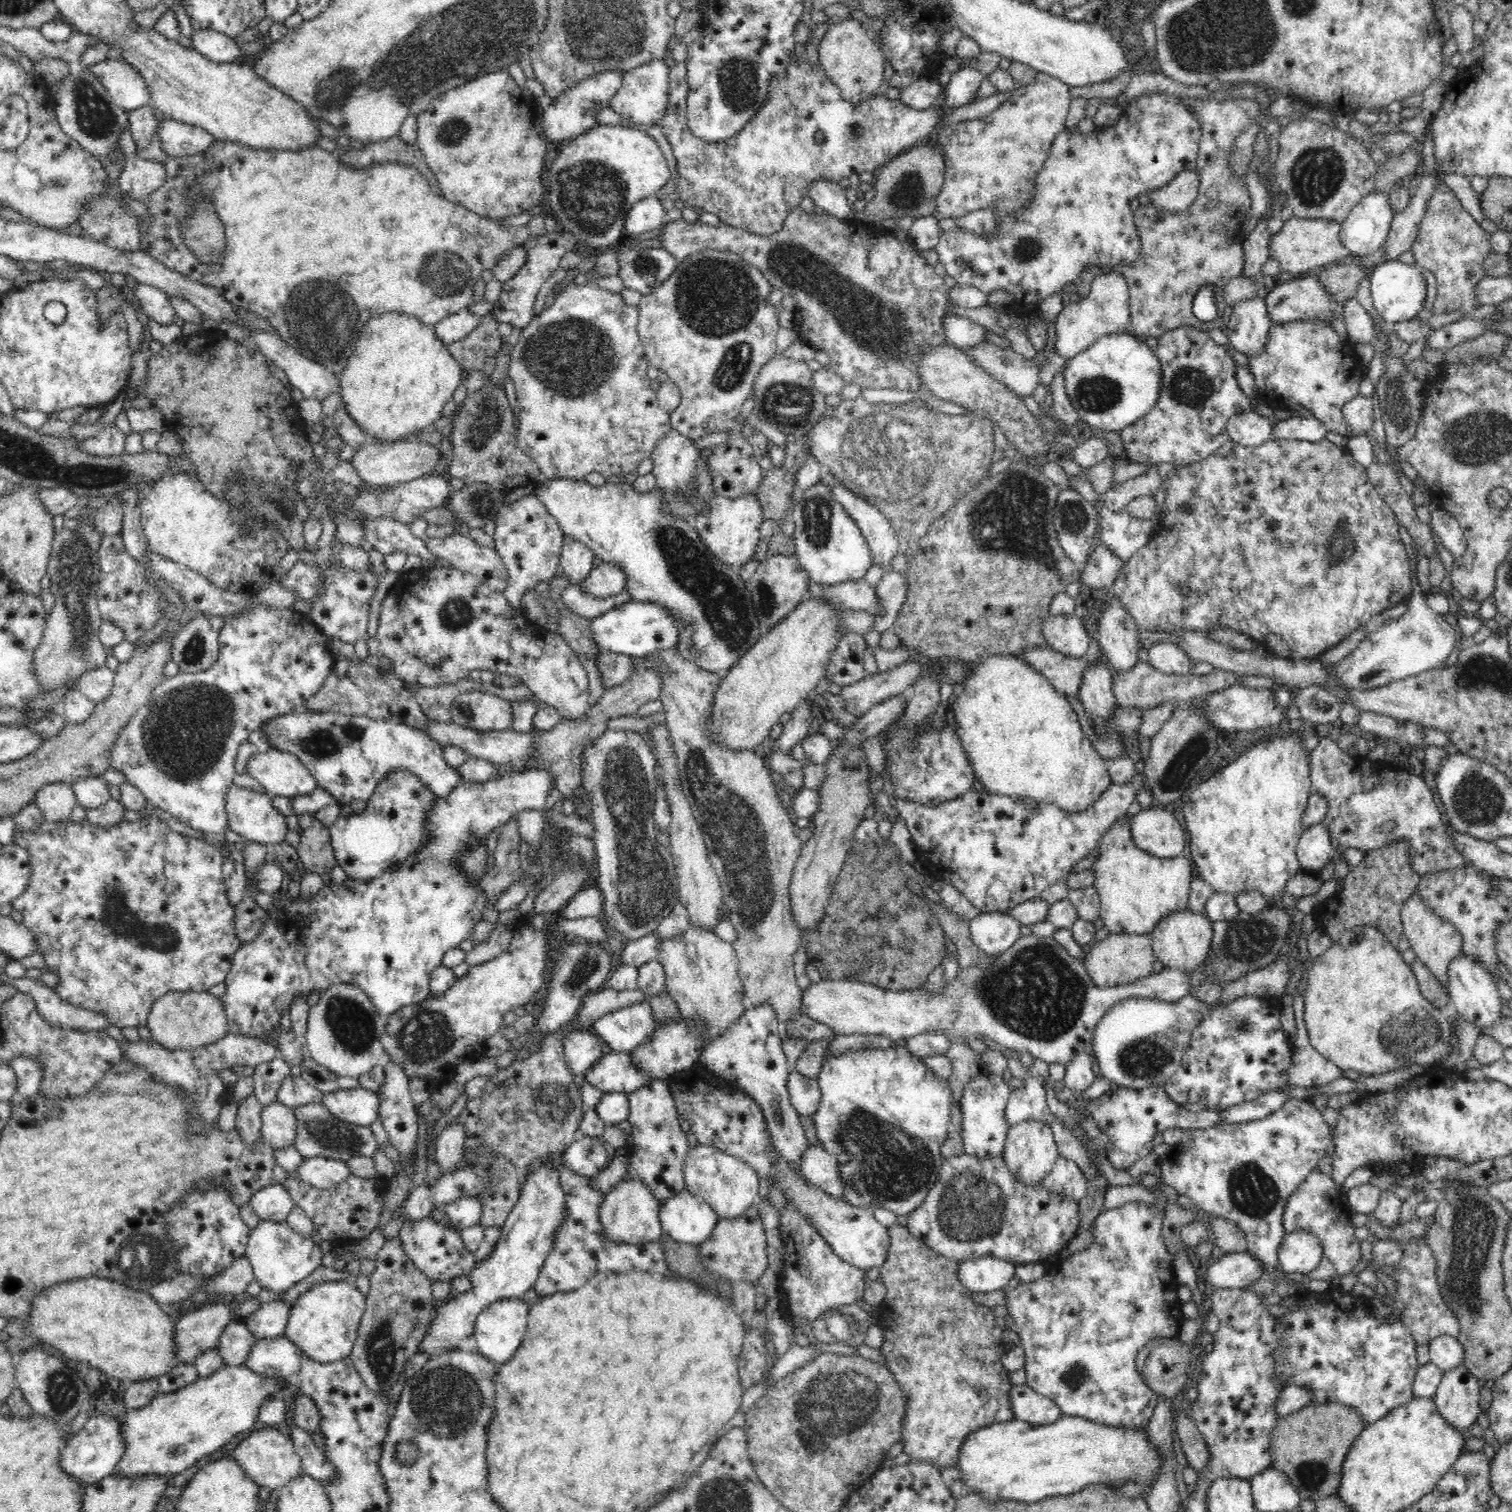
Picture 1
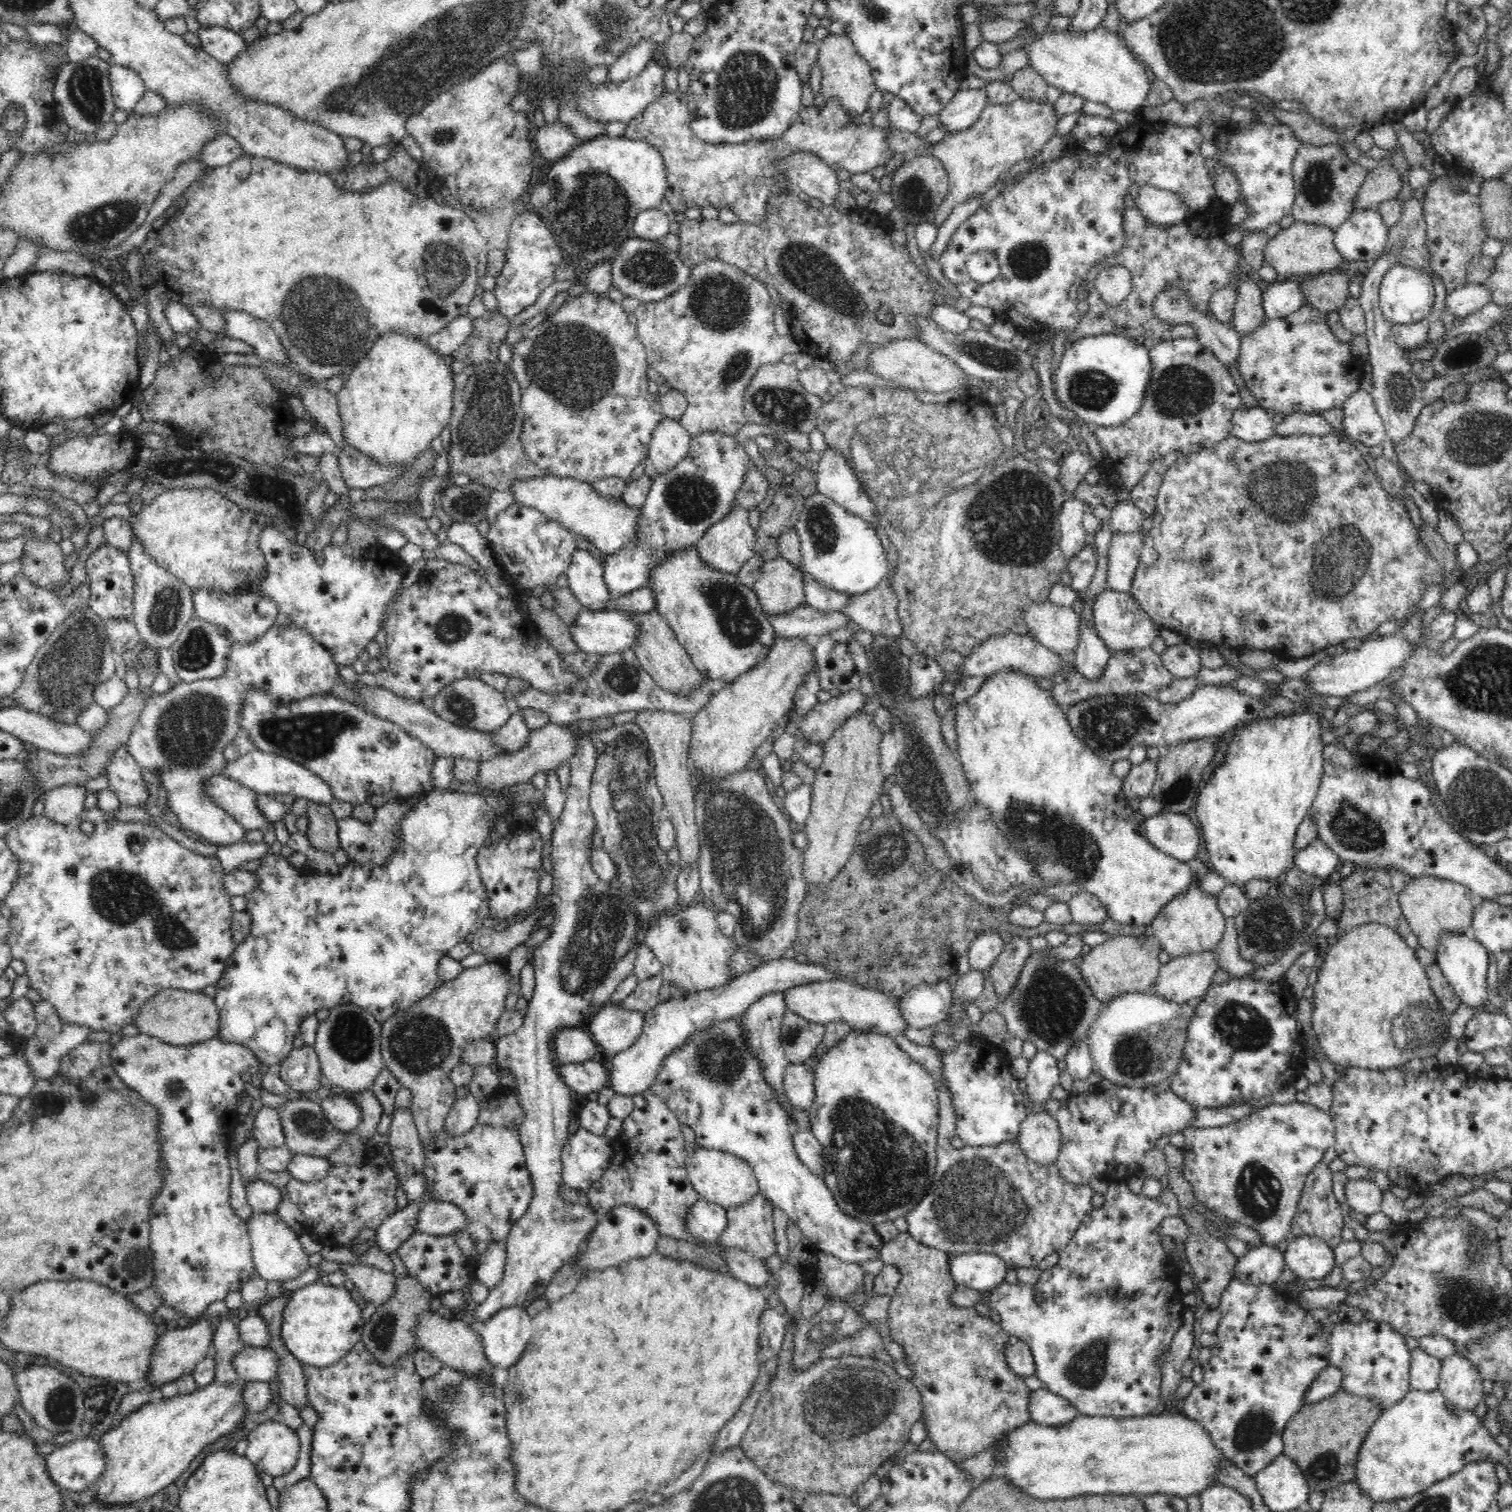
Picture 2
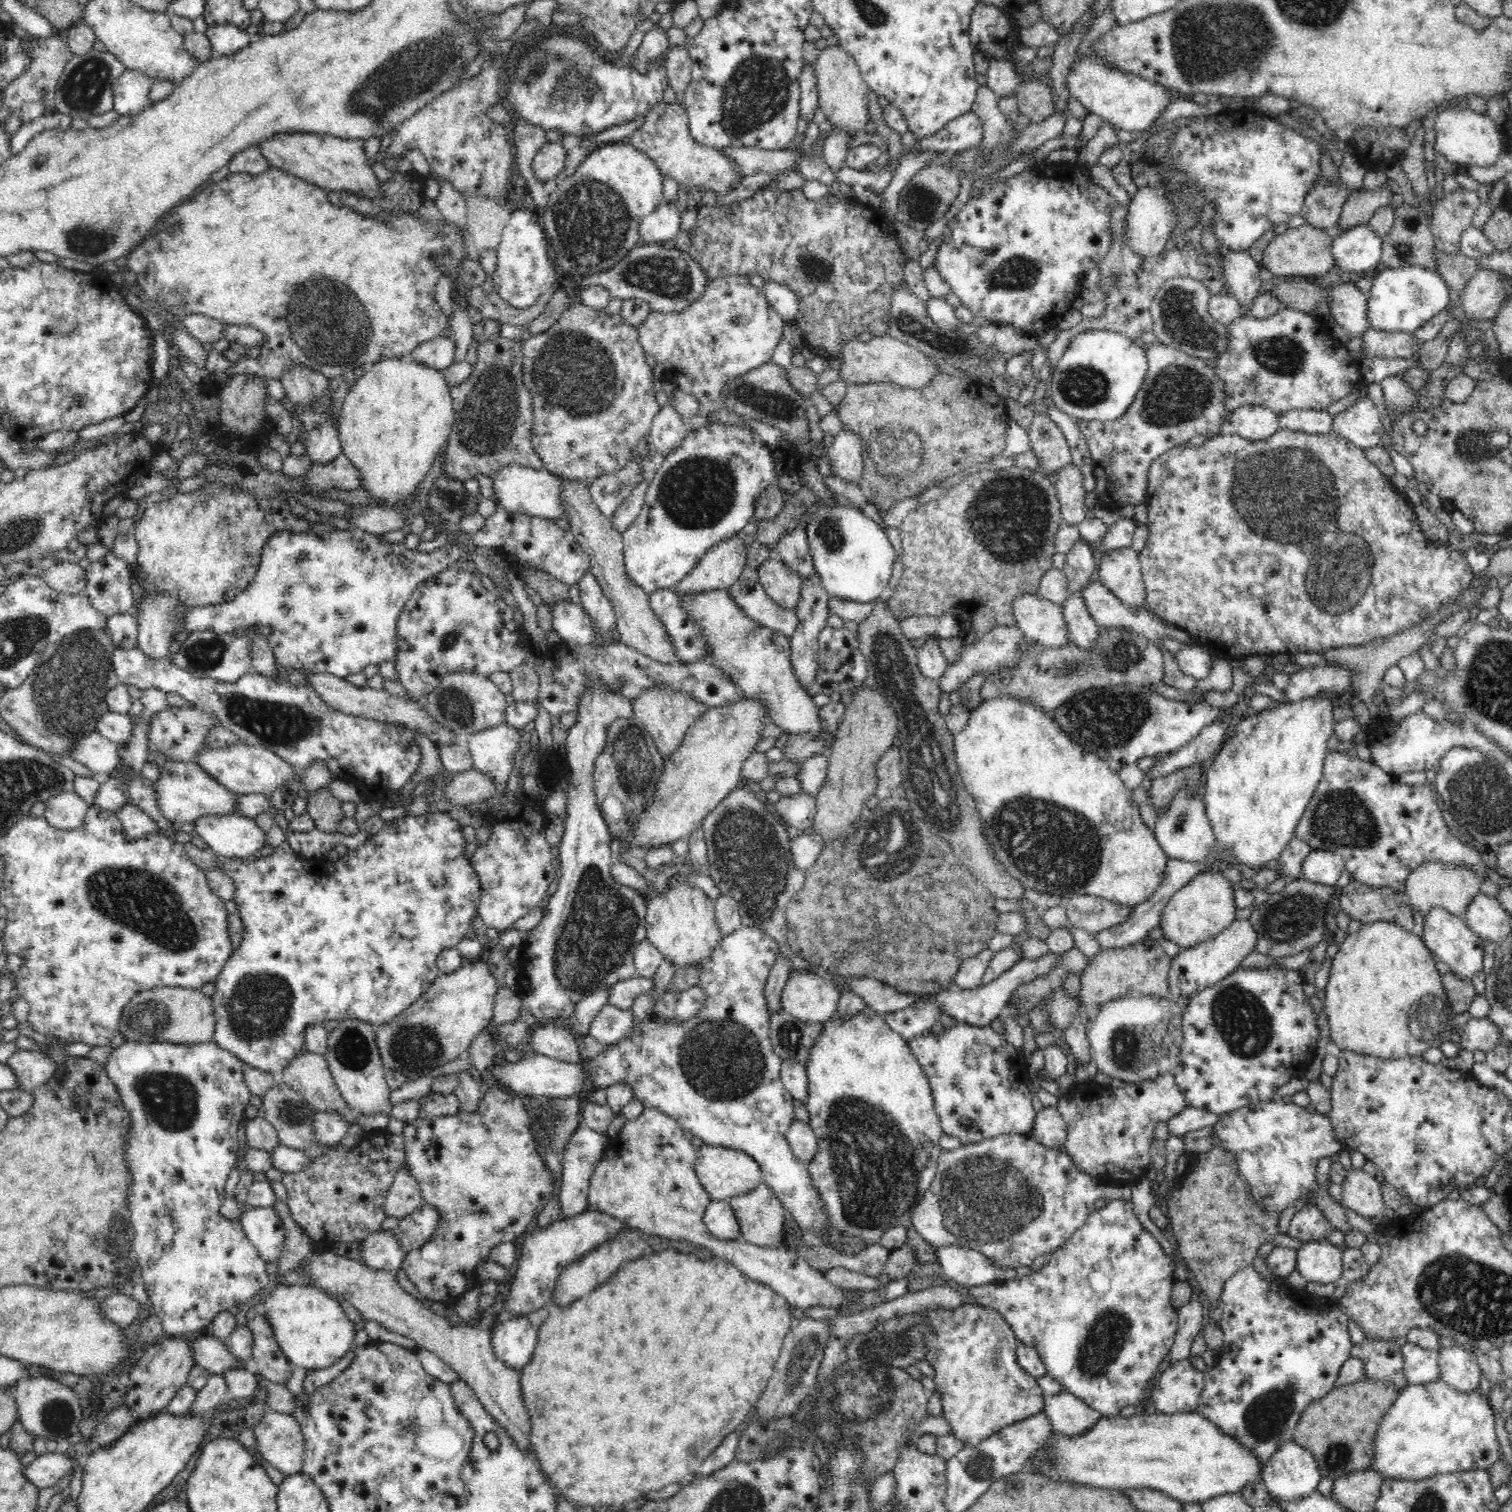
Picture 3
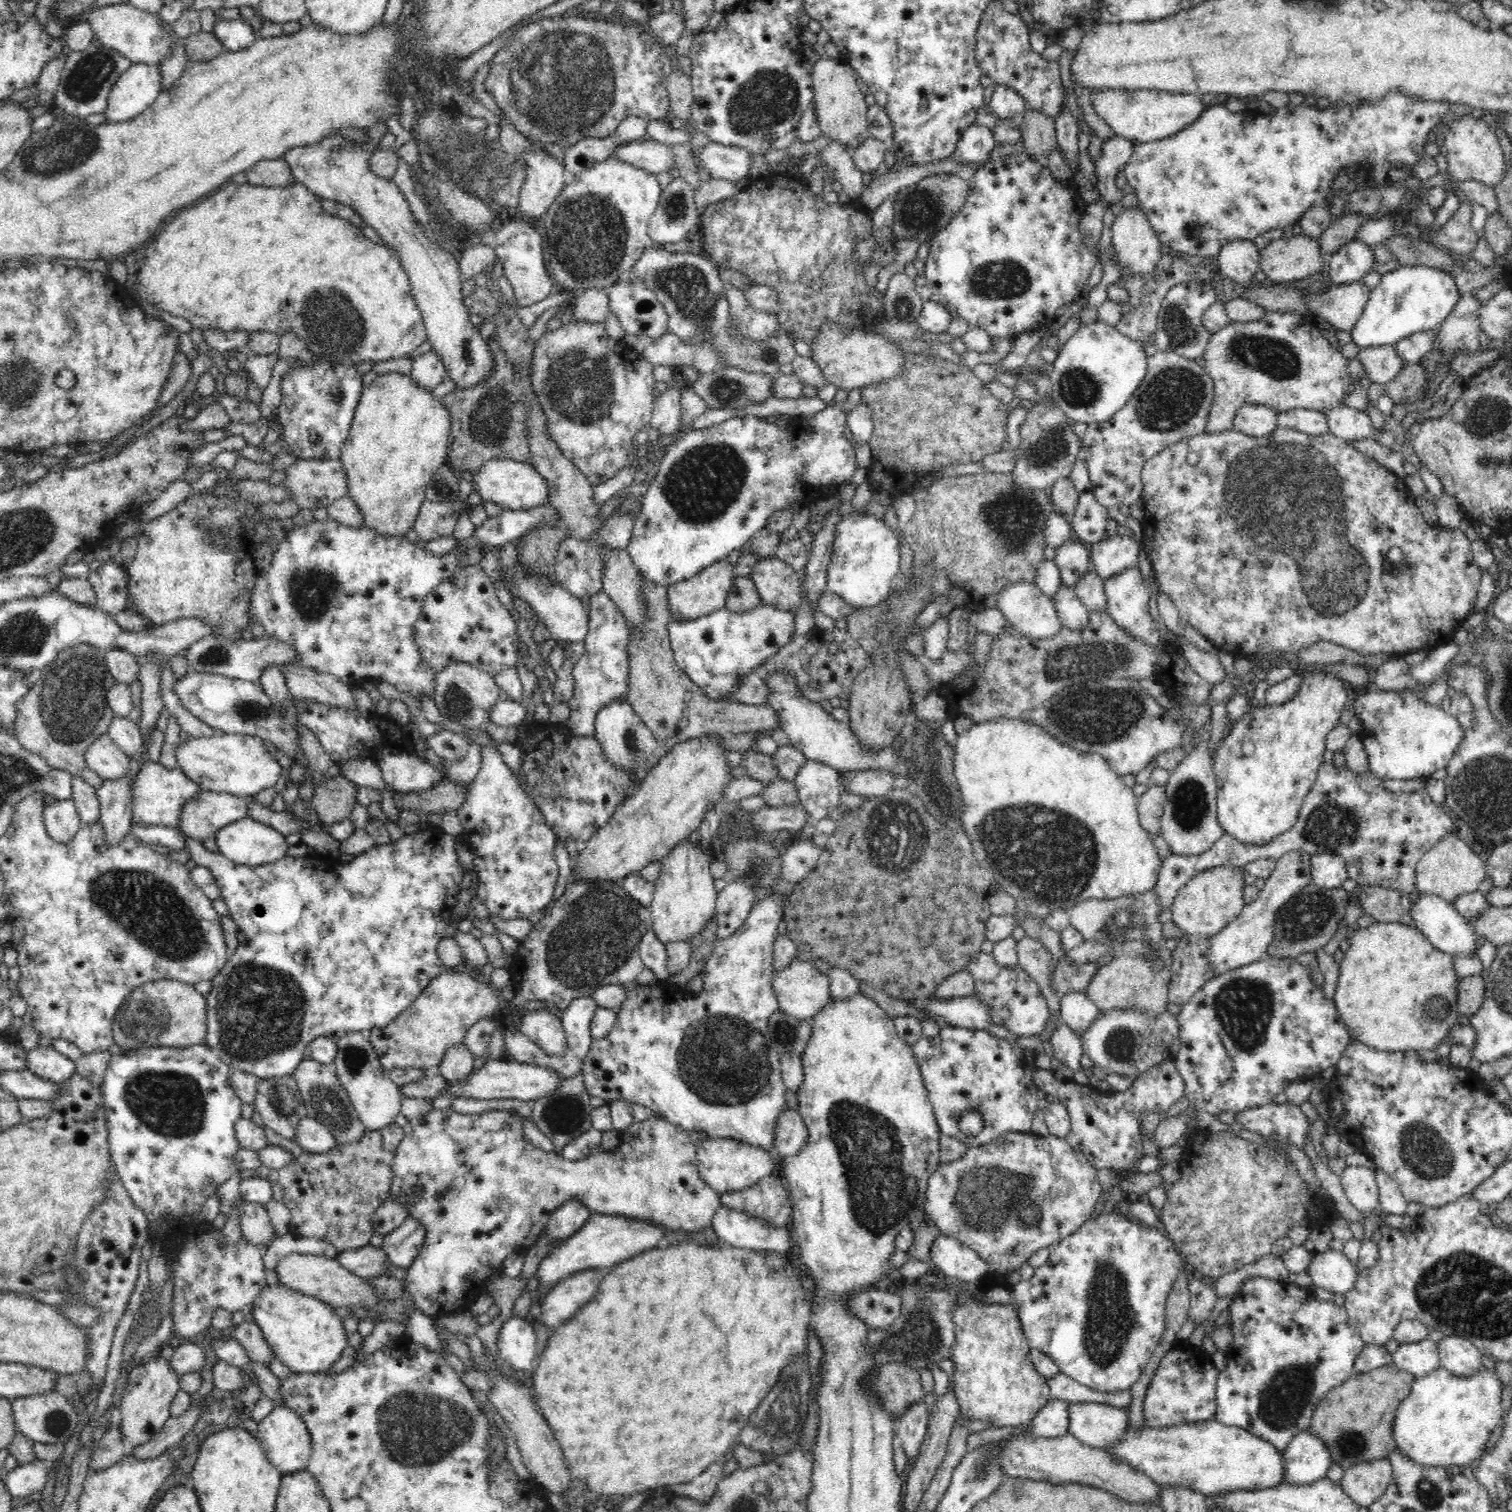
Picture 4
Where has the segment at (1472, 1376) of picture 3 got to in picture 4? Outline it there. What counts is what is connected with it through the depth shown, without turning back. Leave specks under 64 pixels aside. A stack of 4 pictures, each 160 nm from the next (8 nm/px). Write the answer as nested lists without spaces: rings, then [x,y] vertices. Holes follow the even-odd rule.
[[[1445,1336],[1438,1343],[1441,1367],[1454,1376],[1472,1376],[1482,1367],[1482,1353],[1471,1341],[1460,1336]]]

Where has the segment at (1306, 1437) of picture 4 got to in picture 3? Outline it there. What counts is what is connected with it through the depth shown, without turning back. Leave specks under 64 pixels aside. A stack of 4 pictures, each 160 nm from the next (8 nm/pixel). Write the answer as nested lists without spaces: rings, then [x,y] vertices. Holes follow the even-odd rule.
[[[1291,1441],[1263,1466],[1262,1481],[1275,1502],[1292,1502],[1316,1492],[1322,1478],[1314,1455]]]

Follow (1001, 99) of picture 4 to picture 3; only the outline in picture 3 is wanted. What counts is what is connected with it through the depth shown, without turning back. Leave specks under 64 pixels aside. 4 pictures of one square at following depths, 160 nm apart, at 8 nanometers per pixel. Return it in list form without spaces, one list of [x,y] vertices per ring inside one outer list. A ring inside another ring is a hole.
[[[991,58],[986,75],[986,84],[997,97],[1004,95],[1016,96],[1021,79],[1018,79],[1014,65],[1008,59]]]

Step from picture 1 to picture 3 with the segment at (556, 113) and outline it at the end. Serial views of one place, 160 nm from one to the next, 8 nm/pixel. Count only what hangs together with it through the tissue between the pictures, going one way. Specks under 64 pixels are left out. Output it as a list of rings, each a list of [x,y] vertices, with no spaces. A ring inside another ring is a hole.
[[[656,23],[656,26],[644,35],[641,44],[631,58],[630,65],[638,72],[644,73],[648,64],[658,58],[660,54],[664,54],[670,46],[668,33],[659,28]],[[548,142],[536,153],[533,158],[532,168],[536,176],[543,184],[552,184],[553,179],[564,168],[566,160],[566,149],[564,143]]]

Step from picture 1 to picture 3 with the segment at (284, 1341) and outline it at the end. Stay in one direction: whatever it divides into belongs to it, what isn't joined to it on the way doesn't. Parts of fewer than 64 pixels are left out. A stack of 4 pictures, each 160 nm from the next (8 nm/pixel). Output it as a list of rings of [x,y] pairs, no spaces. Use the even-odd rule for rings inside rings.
[[[201,1336],[192,1342],[194,1364],[202,1366],[212,1375],[222,1375],[232,1368],[243,1367],[244,1362],[232,1356],[226,1345],[216,1337]]]

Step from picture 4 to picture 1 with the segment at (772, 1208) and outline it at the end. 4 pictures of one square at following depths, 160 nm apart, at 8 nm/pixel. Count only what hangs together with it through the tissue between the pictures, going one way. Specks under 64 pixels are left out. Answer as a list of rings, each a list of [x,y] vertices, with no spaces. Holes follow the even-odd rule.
[[[753,1205],[736,1219],[720,1219],[712,1234],[697,1245],[699,1259],[710,1272],[719,1274],[730,1285],[734,1282],[751,1282],[755,1284],[768,1268],[766,1253],[766,1235],[758,1210]]]

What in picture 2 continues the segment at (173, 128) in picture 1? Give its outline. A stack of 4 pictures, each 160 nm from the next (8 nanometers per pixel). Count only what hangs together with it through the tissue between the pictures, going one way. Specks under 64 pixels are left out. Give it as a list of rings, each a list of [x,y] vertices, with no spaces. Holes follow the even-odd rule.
[[[218,135],[206,143],[199,152],[199,161],[208,167],[230,164],[240,155],[248,155],[232,136]]]

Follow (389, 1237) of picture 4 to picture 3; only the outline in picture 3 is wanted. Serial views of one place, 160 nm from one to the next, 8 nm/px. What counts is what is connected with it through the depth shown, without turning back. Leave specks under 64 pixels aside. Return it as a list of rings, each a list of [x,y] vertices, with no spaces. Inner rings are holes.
[[[422,1203],[420,1209],[400,1220],[394,1235],[400,1241],[404,1252],[416,1250],[432,1240],[432,1235],[440,1227],[441,1215],[428,1203]]]

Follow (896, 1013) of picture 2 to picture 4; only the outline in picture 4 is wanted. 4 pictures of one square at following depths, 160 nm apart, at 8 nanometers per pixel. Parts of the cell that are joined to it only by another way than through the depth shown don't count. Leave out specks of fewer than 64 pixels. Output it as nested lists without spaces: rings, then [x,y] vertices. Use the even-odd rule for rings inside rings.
[[[798,958],[782,968],[782,972],[773,972],[772,988],[778,999],[779,1010],[800,1020],[811,1020],[832,999],[830,977],[816,969],[814,962]]]

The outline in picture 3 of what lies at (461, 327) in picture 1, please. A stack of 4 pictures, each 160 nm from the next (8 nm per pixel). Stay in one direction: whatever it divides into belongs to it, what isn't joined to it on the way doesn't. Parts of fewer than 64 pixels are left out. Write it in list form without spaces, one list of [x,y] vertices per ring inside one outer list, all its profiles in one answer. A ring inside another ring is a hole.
[[[438,336],[433,340],[424,342],[412,350],[411,355],[416,361],[435,369],[447,369],[454,363],[456,343],[454,336]]]

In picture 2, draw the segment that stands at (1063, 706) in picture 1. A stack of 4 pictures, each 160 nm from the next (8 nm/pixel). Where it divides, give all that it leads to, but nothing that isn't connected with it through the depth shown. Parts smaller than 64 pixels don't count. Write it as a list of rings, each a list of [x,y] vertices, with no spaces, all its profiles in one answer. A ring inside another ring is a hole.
[[[1004,670],[996,672],[995,675],[986,677],[982,688],[961,704],[954,704],[956,709],[955,728],[958,737],[958,759],[963,764],[963,769],[967,775],[967,780],[971,787],[971,792],[979,804],[988,808],[993,817],[994,823],[1000,827],[1000,831],[1006,833],[1006,837],[1016,845],[1016,849],[1022,849],[1032,863],[1036,865],[1037,880],[1045,878],[1051,882],[1059,880],[1065,883],[1078,883],[1082,890],[1086,890],[1100,900],[1106,909],[1109,919],[1113,922],[1126,924],[1126,926],[1145,926],[1150,925],[1156,915],[1166,904],[1174,900],[1176,896],[1188,892],[1192,885],[1192,870],[1188,864],[1160,852],[1141,832],[1141,824],[1144,822],[1138,816],[1138,811],[1132,810],[1130,804],[1123,795],[1122,779],[1118,778],[1112,770],[1112,761],[1107,761],[1096,752],[1092,751],[1076,734],[1073,732],[1072,725],[1068,721],[1067,714],[1062,712],[1060,706],[1055,703],[1051,690],[1040,688],[1035,678],[1022,672]]]

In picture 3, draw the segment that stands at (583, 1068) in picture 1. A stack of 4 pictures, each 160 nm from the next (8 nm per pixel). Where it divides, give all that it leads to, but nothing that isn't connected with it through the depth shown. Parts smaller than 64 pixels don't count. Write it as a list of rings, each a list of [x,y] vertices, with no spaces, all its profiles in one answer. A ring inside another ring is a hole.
[[[552,1021],[543,1022],[532,1030],[528,1048],[533,1054],[567,1063],[580,1063],[576,1039],[563,1026],[554,1026]]]

